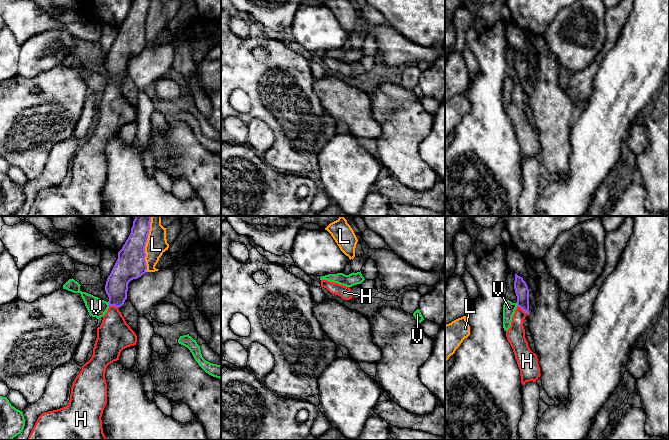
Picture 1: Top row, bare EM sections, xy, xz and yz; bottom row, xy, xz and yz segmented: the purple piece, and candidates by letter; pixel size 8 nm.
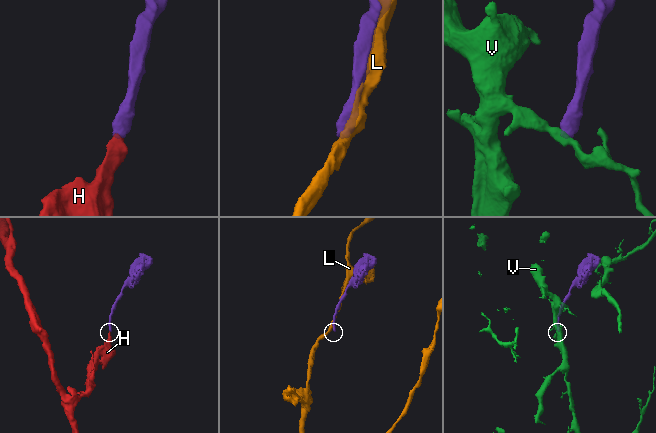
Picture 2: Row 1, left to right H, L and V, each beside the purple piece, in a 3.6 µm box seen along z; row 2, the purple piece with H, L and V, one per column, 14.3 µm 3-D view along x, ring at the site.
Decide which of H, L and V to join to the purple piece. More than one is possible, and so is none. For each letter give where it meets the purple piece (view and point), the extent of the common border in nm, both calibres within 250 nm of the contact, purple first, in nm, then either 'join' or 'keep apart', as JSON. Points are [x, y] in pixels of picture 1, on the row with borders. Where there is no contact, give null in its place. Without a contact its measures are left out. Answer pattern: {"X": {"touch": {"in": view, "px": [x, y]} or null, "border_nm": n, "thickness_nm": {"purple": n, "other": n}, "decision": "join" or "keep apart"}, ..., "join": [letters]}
{"H": {"touch": {"in": "yz", "px": [522, 309]}, "border_nm": 100, "thickness_nm": {"purple": 110, "other": 150}, "decision": "join"}, "L": {"touch": {"in": "xy", "px": [145, 244]}, "border_nm": 460, "thickness_nm": {"purple": 240, "other": 170}, "decision": "keep apart"}, "V": {"touch": {"in": "xy", "px": [108, 303]}, "border_nm": 40, "thickness_nm": {"purple": 180, "other": 150}, "decision": "keep apart"}, "join": ["H"]}

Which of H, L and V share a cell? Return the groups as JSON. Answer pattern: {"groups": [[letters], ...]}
{"groups": [["H"], ["L"], ["V"]]}

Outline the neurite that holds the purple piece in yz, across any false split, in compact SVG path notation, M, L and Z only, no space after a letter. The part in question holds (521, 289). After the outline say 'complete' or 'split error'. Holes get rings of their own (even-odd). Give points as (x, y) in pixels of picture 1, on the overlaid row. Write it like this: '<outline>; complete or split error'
M515 273L514 289L517 296L517 308L512 317L511 326L506 331L506 337L510 343L518 367L520 369L521 383L536 380L540 377L538 358L533 353L525 338L523 321L529 311L529 289L522 277Z; split error

